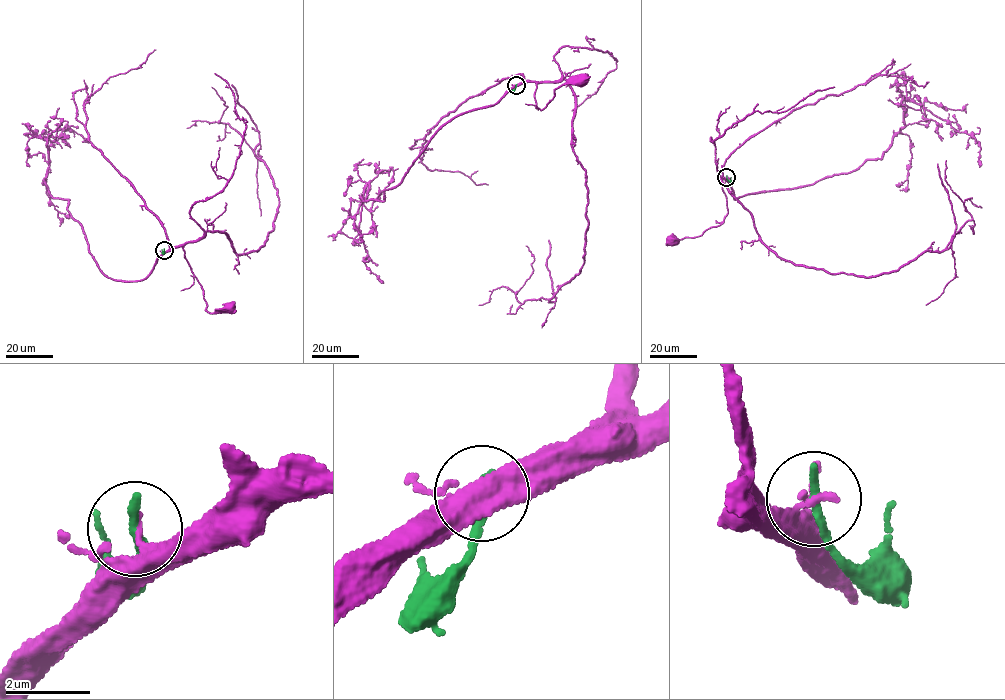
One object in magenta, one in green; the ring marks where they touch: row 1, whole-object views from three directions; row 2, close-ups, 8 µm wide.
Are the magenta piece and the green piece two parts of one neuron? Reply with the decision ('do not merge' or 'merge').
do not merge

